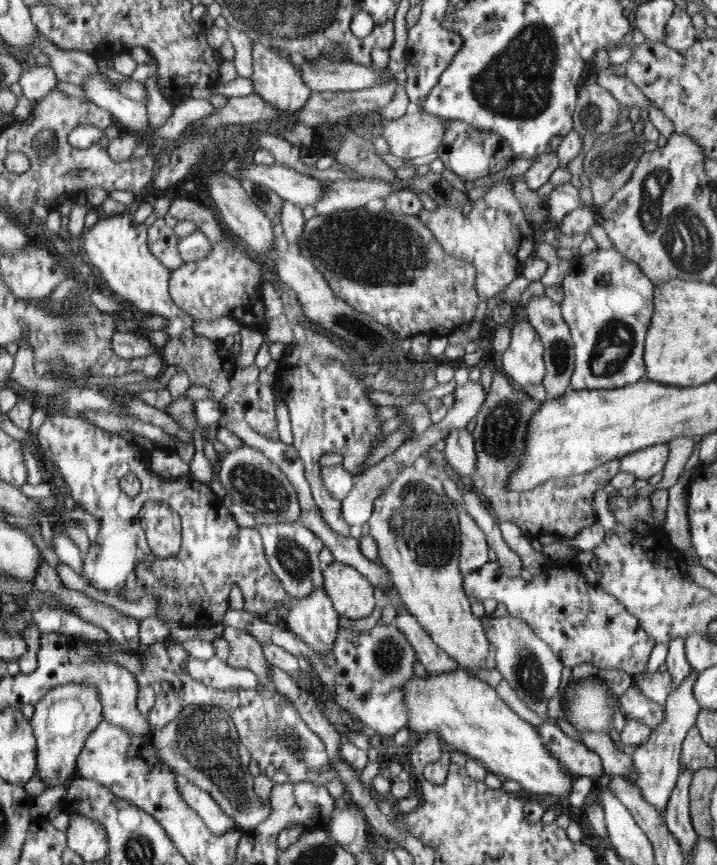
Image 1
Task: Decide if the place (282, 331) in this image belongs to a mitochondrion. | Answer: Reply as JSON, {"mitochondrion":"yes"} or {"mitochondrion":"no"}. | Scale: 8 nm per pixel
{"mitochondrion":"no"}

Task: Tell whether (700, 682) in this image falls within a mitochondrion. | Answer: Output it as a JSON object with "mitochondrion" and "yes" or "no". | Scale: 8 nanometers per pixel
{"mitochondrion":"no"}

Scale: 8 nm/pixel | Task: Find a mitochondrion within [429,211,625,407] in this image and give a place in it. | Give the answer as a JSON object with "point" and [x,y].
{"point":[560,351]}

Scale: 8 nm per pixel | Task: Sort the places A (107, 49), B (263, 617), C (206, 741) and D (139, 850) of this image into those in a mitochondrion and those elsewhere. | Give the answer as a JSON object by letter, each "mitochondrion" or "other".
{"A":"other","B":"other","C":"mitochondrion","D":"mitochondrion"}

